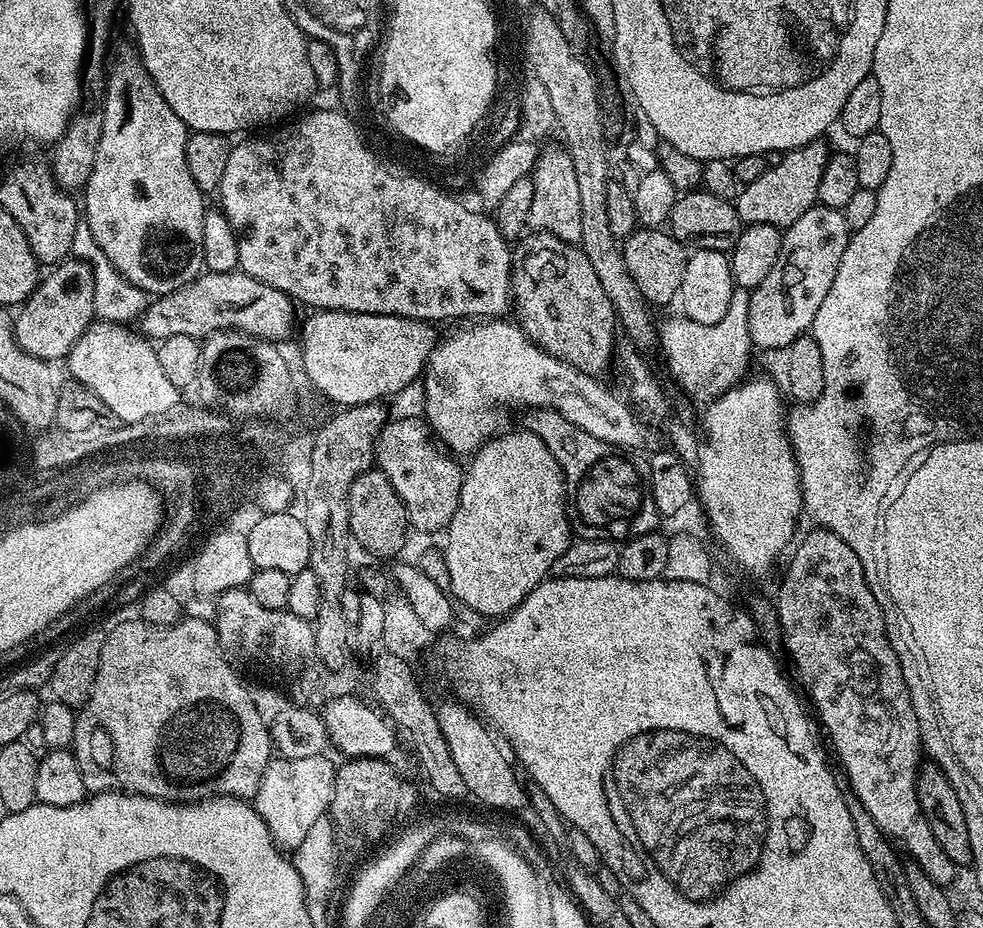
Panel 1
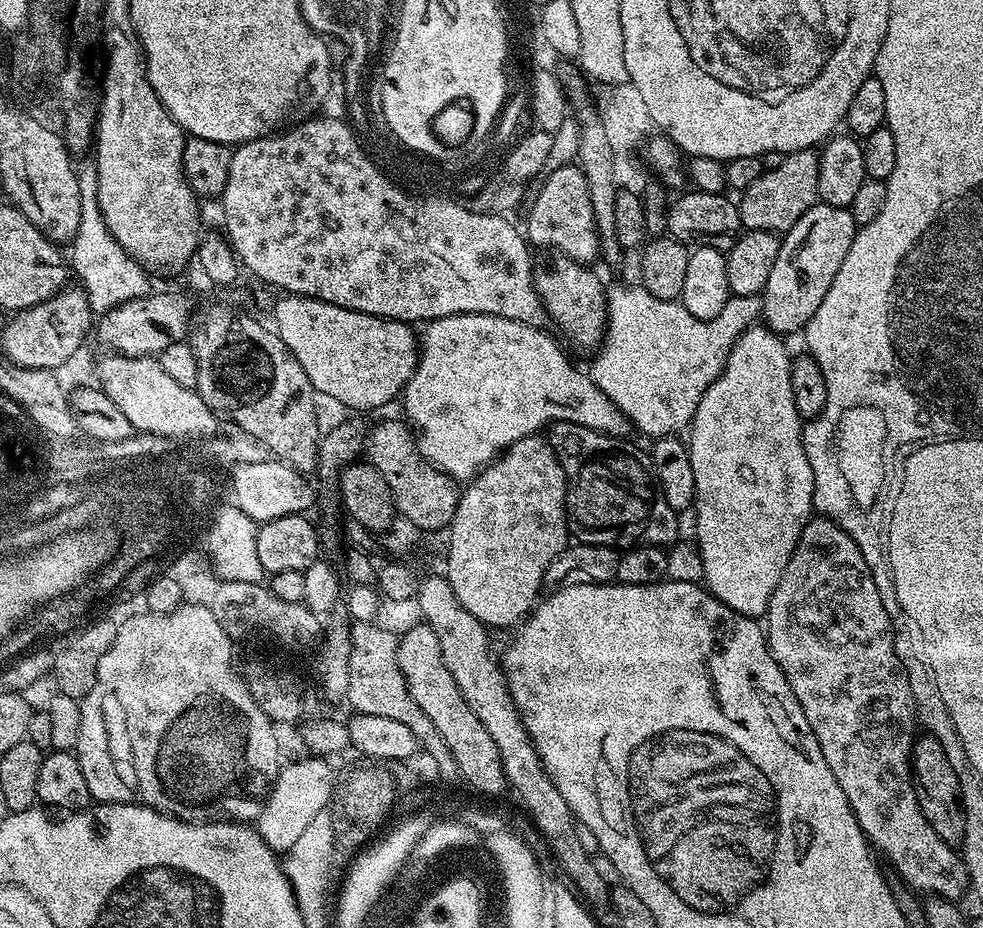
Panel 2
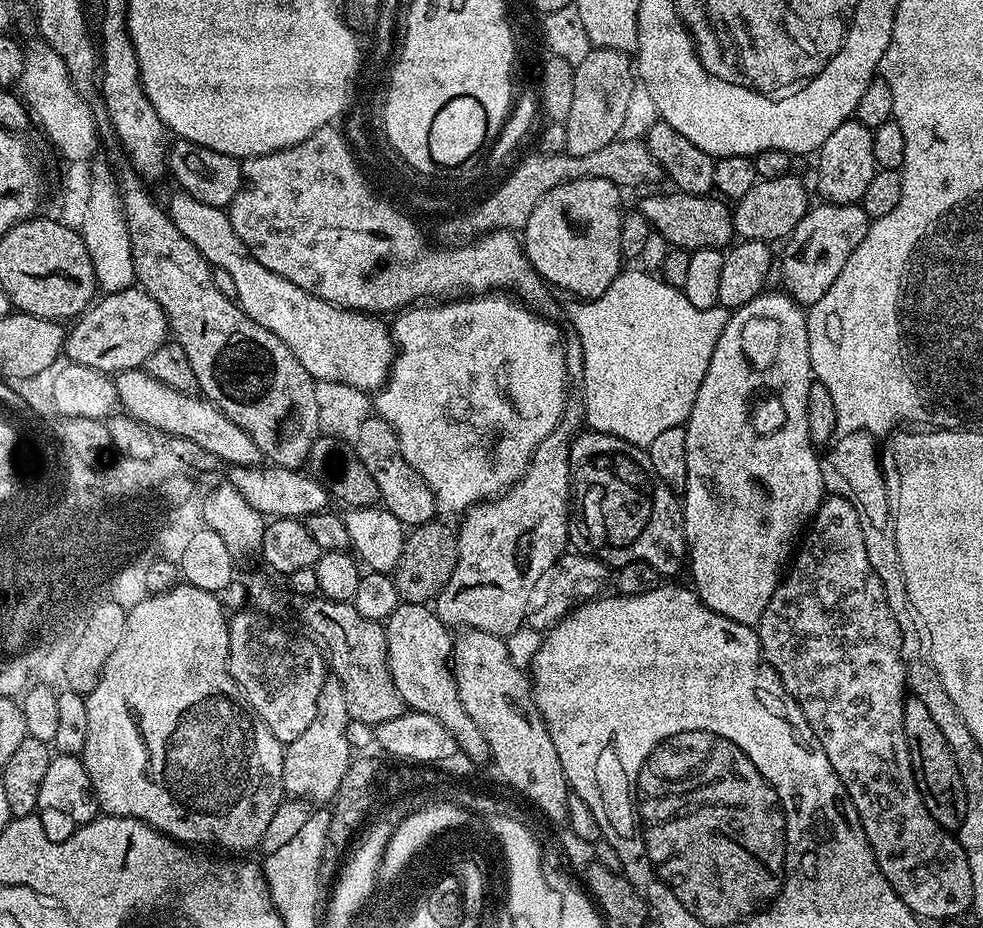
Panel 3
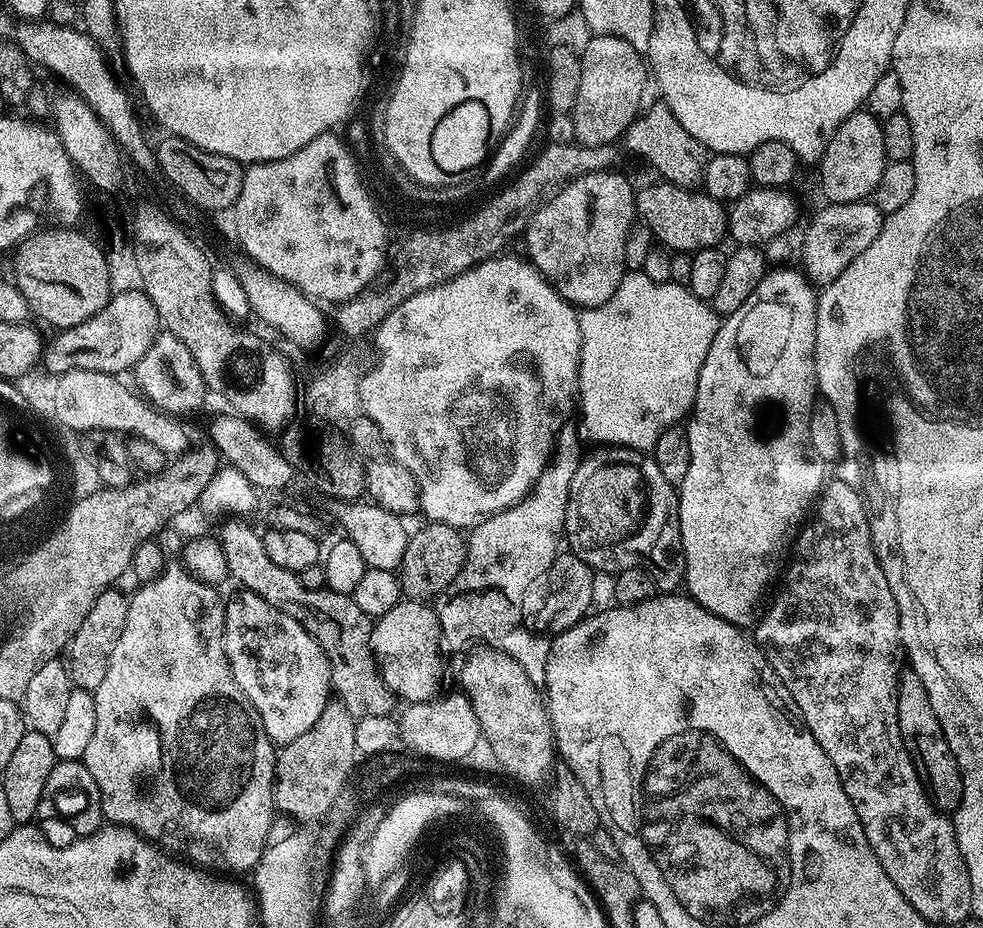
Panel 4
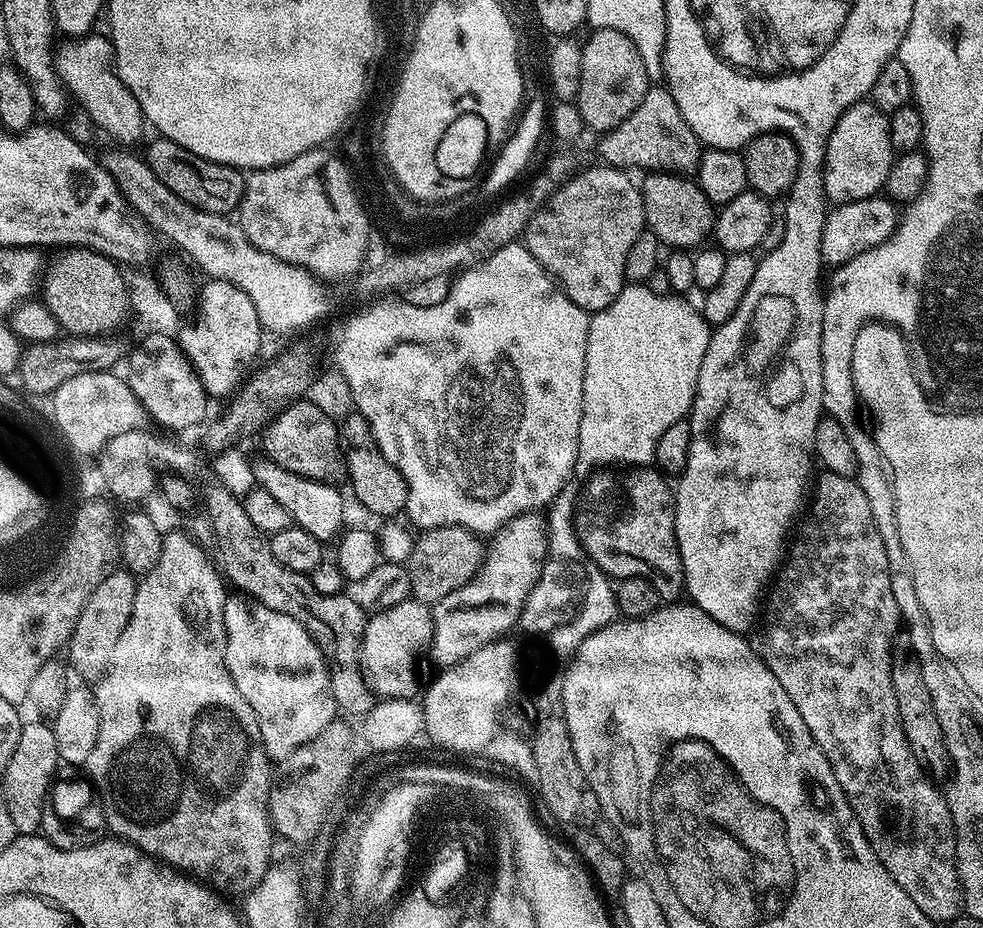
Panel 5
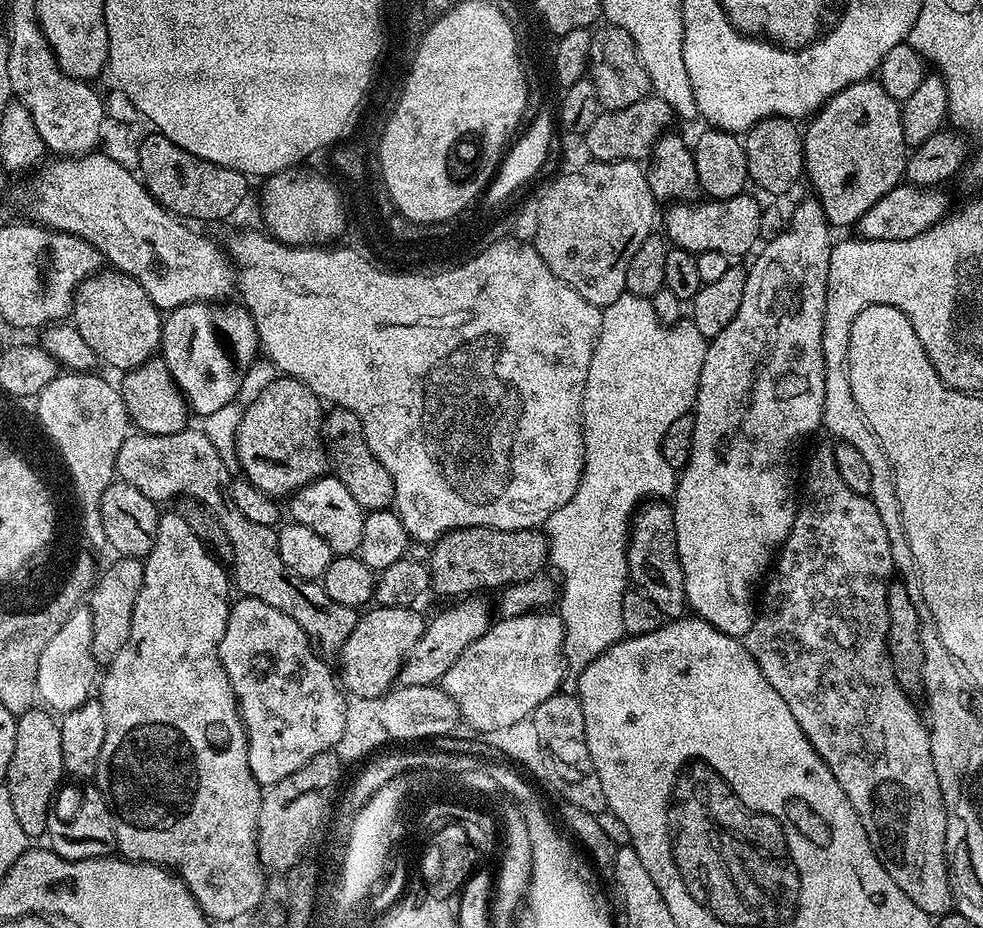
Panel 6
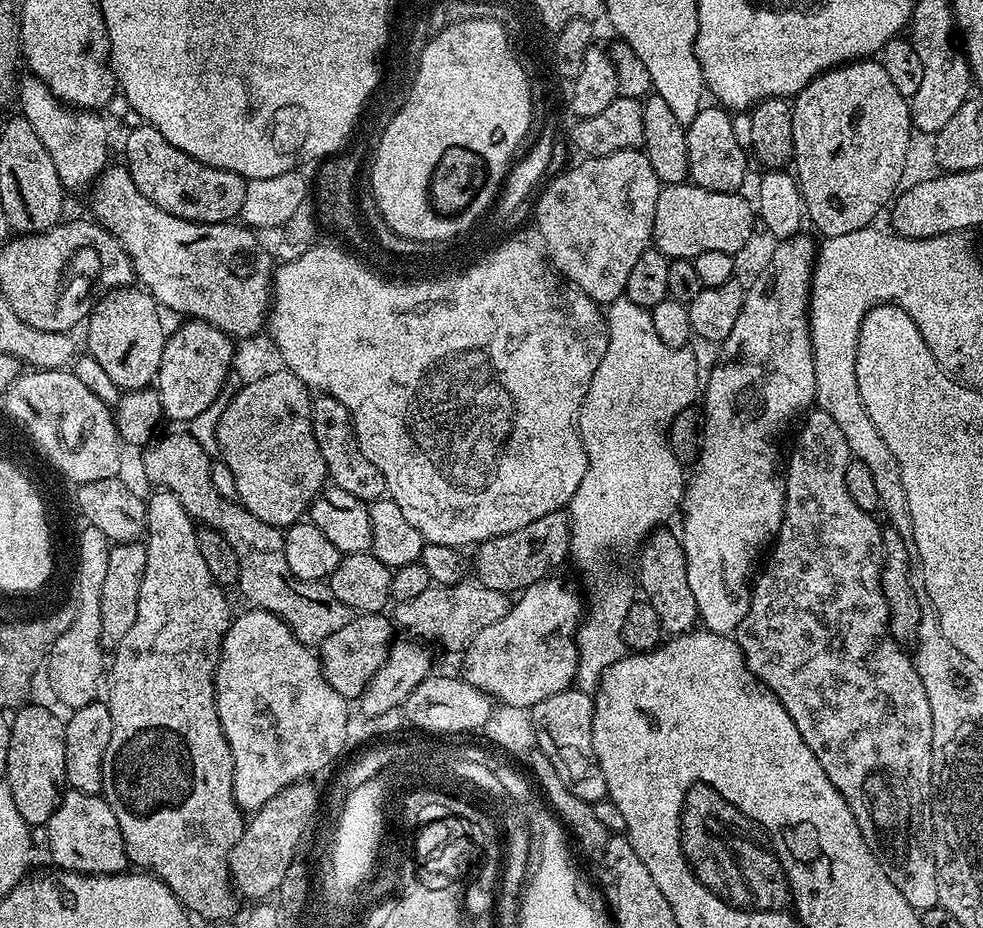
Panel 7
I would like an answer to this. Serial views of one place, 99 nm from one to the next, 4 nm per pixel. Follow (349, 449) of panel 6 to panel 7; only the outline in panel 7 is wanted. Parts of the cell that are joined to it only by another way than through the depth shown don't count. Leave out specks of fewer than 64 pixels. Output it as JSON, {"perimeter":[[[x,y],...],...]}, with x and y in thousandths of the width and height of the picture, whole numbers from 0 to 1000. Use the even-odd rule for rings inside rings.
{"perimeter":[[[321,425],[317,427],[315,442],[319,476],[323,476],[323,485],[328,485],[328,498],[332,498],[334,517],[352,532],[360,532],[360,537],[377,541],[386,539],[394,531],[393,515],[389,515],[389,506],[368,489],[368,481],[364,481],[362,461],[358,458],[358,447],[344,433],[344,429]]]}

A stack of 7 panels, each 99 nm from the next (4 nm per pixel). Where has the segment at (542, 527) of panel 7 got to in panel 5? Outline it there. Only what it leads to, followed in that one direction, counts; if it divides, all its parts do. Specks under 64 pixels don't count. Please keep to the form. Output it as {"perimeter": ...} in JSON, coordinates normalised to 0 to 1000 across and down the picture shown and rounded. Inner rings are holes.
{"perimeter":[[[450,567],[428,572],[422,579],[420,597],[413,611],[418,621],[419,642],[436,653],[445,651],[454,640],[462,640],[488,617],[494,602],[494,586],[485,574],[471,567]]]}

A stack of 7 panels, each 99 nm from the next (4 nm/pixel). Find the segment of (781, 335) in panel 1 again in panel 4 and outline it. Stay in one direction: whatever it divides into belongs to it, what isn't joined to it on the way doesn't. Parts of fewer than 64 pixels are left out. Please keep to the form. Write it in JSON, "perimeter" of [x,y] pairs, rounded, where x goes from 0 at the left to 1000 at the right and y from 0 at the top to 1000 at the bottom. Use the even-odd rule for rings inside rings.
{"perimeter":[[[874,216],[868,220],[843,220],[837,221],[838,225],[822,241],[822,248],[818,252],[818,265],[814,269],[818,278],[816,292],[827,307],[837,308],[848,304],[889,256],[899,242],[900,230],[893,226],[893,222],[883,216]]]}

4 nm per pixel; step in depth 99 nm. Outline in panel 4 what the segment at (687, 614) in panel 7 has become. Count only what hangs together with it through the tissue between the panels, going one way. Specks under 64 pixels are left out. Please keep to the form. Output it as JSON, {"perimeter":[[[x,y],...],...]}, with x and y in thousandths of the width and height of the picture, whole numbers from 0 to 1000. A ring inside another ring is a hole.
{"perimeter":[[[610,481],[591,495],[578,529],[574,578],[582,598],[592,601],[592,606],[599,608],[607,617],[626,619],[652,612],[663,620],[668,635],[675,640],[687,639],[691,635],[688,633],[697,628],[689,523],[678,519],[666,495],[650,483]]]}

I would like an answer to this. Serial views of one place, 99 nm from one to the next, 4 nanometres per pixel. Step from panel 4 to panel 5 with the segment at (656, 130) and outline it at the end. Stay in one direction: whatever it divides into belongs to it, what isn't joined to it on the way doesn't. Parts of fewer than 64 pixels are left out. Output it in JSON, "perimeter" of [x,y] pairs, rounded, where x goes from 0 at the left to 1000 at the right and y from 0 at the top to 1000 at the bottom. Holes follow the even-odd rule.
{"perimeter":[[[663,93],[659,96],[649,116],[635,130],[630,131],[620,142],[609,148],[610,168],[620,181],[644,183],[679,183],[689,188],[700,188],[712,176],[714,156],[702,140],[694,119],[686,110],[684,100],[675,93]]]}

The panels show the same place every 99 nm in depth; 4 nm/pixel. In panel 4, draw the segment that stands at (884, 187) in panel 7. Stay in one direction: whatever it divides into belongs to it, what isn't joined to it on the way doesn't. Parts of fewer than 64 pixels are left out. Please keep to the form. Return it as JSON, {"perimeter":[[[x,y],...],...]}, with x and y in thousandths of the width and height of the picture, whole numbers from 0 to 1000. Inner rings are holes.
{"perimeter":[[[876,119],[865,123],[844,149],[832,178],[834,203],[843,220],[868,220],[883,216],[897,192],[897,183],[904,176],[901,157],[897,153],[898,133],[886,121]]]}

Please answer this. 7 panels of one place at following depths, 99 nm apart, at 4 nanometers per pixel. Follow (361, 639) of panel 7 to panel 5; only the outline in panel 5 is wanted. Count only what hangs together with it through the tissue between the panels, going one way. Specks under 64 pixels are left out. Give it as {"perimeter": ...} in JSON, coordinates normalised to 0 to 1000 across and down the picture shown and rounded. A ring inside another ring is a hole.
{"perimeter":[[[417,644],[413,649],[405,649],[405,653],[397,653],[397,657],[375,663],[370,675],[370,686],[366,693],[366,721],[374,742],[384,751],[396,754],[410,754],[424,749],[423,714],[427,706],[439,693],[439,656],[428,647]]]}

